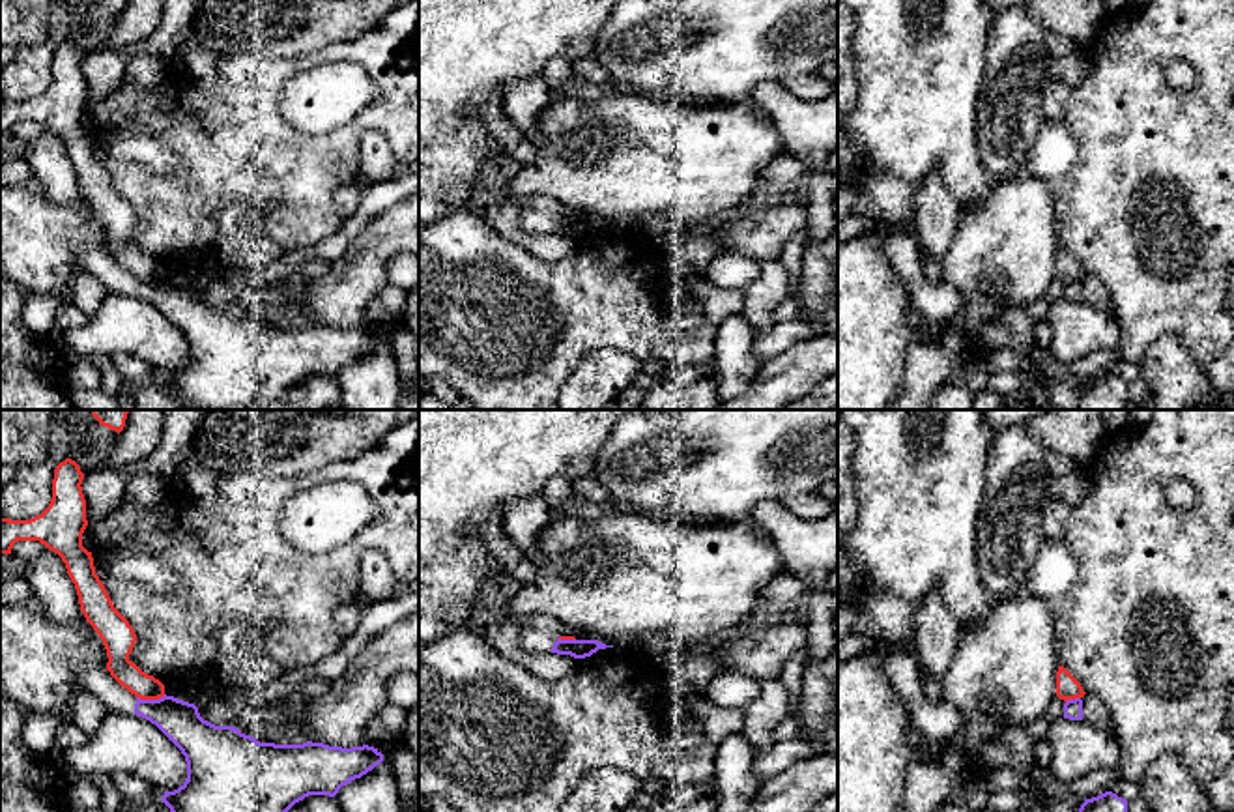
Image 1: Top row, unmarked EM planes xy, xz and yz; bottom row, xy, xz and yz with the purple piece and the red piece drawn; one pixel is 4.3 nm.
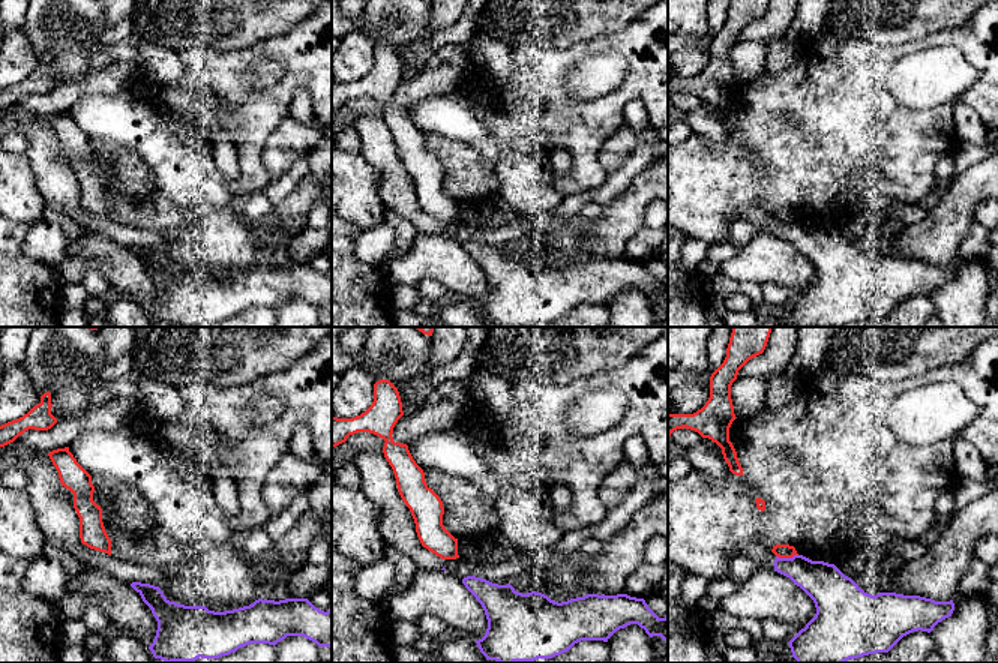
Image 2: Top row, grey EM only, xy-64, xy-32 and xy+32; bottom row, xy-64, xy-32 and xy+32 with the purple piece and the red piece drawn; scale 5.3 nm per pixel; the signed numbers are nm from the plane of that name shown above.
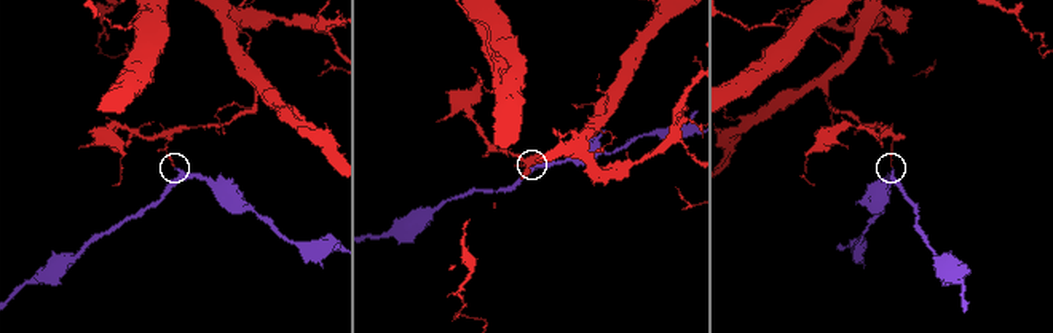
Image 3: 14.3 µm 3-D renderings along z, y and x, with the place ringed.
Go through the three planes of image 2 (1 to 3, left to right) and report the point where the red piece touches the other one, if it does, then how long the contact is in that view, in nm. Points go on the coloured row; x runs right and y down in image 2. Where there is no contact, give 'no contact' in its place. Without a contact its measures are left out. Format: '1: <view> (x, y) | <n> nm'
1: no contact
2: no contact
3: xy+32 (787, 558) | 120 nm

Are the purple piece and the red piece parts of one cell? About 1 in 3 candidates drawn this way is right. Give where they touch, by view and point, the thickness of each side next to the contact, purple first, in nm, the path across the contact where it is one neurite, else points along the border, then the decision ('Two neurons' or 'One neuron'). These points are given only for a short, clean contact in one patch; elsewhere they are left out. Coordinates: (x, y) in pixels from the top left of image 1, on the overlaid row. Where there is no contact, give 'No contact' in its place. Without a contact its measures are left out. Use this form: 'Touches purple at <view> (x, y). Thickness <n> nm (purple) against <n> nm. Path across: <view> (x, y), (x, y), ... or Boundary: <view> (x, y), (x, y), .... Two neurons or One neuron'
Touches purple at xy (150, 700). Thickness 180 nm (purple) against 110 nm. Boundary: xy (165, 695), (137, 698). Two neurons

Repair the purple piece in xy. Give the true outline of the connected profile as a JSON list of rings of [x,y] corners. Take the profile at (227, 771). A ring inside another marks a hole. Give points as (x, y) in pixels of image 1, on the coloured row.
[[[84,666],[79,685],[97,696],[108,713],[129,713],[150,720],[181,750],[187,761],[187,780],[178,790],[165,791],[161,799],[170,812],[288,812],[308,795],[335,797],[342,786],[383,761],[383,754],[368,745],[342,748],[312,741],[303,745],[260,743],[237,728],[204,720],[194,703],[174,696],[140,700],[103,666]]]

